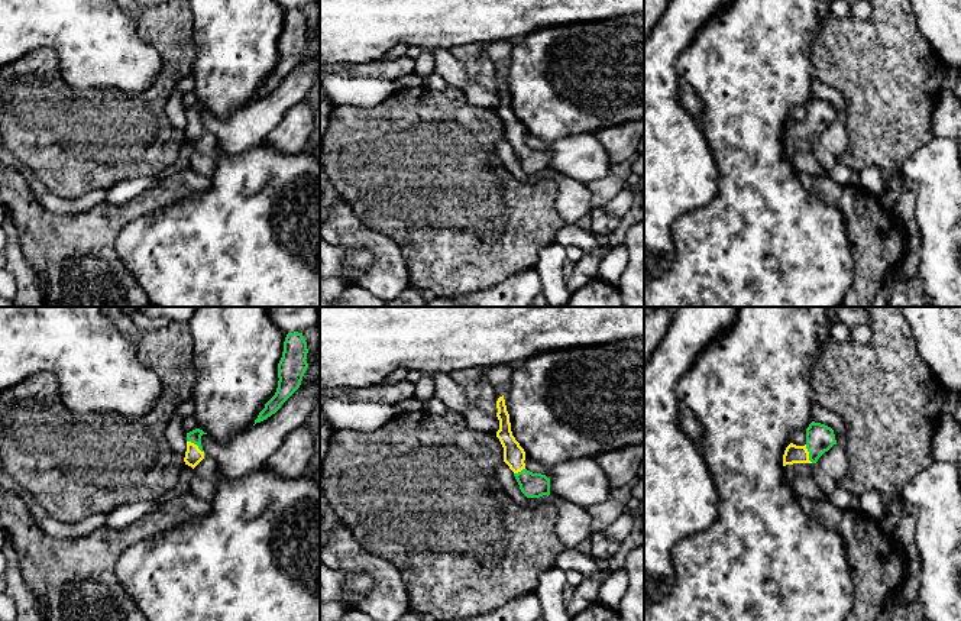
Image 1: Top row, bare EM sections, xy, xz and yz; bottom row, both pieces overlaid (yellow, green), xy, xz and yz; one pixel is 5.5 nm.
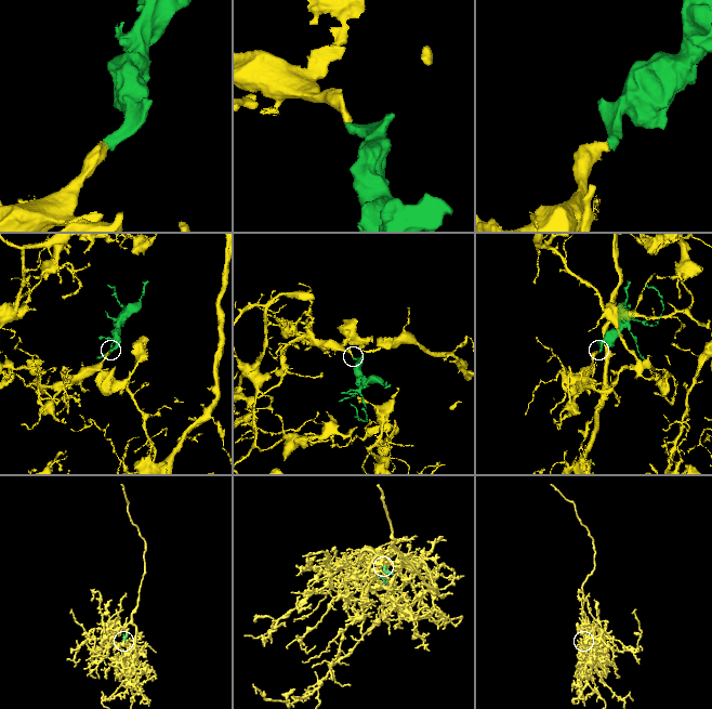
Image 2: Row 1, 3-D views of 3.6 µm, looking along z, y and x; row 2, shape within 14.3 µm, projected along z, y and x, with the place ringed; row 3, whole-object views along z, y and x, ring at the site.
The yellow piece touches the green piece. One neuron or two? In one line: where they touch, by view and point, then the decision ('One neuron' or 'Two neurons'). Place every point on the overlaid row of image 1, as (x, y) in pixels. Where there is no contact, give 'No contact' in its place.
Touches yellow at xy (197, 446). One neuron

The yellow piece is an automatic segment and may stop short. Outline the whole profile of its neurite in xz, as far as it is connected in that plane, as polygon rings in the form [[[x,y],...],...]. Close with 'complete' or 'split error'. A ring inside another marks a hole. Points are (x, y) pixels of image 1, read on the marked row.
[[[504,395],[496,401],[496,417],[499,420],[499,430],[496,437],[504,447],[504,462],[514,472],[514,476],[520,485],[521,492],[527,498],[540,498],[550,495],[550,479],[541,473],[533,473],[525,469],[525,452],[515,440],[511,431],[509,414],[507,411]]]; split error

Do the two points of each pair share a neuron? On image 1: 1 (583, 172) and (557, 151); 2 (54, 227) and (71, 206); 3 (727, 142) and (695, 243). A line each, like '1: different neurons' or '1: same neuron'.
1: same neuron
2: different neurons
3: same neuron

